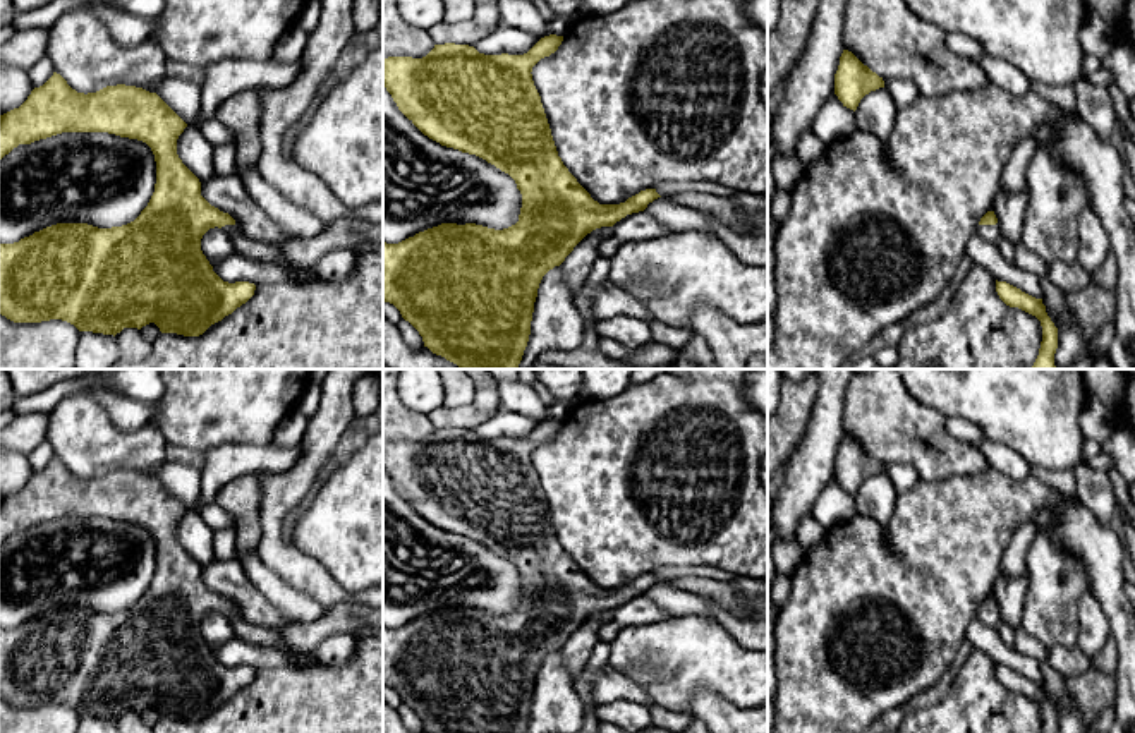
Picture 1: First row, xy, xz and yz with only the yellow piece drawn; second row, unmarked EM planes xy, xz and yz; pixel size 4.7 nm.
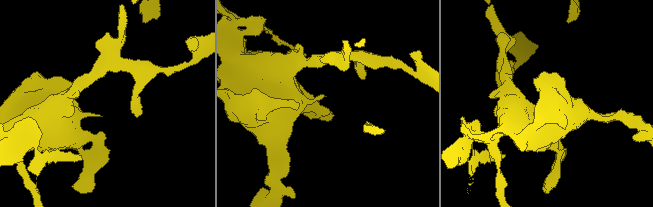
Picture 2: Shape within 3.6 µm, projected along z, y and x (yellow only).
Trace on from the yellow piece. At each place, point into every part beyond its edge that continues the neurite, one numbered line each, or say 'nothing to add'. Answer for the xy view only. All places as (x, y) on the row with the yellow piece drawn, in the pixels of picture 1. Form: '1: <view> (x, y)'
1: xy (232, 230)

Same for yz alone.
1: yz (991, 234)

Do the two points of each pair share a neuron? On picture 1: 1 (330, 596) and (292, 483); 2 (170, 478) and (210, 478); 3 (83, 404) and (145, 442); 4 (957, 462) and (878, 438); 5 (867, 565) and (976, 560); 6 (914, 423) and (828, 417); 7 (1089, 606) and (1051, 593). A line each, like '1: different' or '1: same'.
1: same
2: different
3: same
4: same
5: same
6: different
7: different

